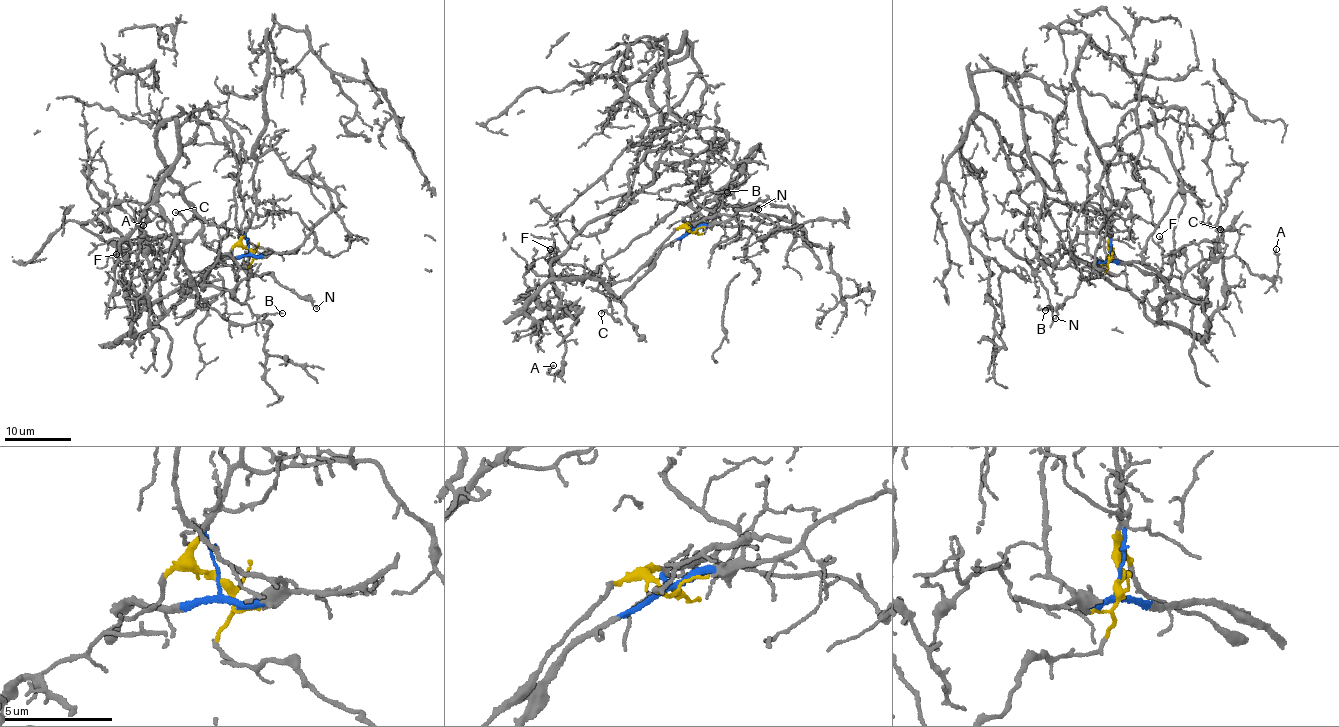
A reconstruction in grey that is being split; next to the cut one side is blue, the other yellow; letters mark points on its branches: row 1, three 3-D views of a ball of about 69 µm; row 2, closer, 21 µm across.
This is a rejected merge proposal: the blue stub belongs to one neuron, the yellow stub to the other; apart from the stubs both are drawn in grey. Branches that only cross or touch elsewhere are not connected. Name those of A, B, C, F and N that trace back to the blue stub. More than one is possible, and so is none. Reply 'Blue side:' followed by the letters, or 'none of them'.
Blue side: A, B, C, F

